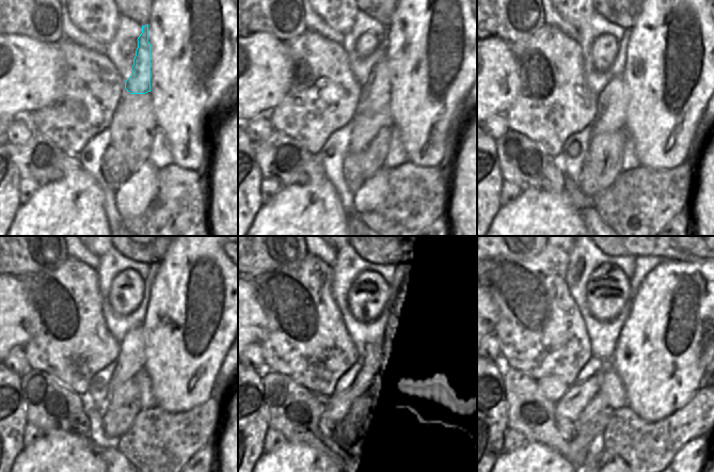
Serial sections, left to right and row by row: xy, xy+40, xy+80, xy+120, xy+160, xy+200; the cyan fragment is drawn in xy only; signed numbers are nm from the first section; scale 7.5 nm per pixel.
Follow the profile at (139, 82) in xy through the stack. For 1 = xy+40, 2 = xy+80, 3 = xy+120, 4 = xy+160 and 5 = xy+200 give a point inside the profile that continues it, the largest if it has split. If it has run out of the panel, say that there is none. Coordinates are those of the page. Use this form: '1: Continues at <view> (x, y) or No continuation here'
1: Continues at xy+40 (375, 96)
2: Continues at xy+80 (612, 105)
3: Continues at xy+120 (130, 360)
4: Continues at xy+160 (335, 408)
5: Continues at xy+200 (570, 406)

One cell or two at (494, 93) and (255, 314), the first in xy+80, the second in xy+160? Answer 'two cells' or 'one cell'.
one cell

